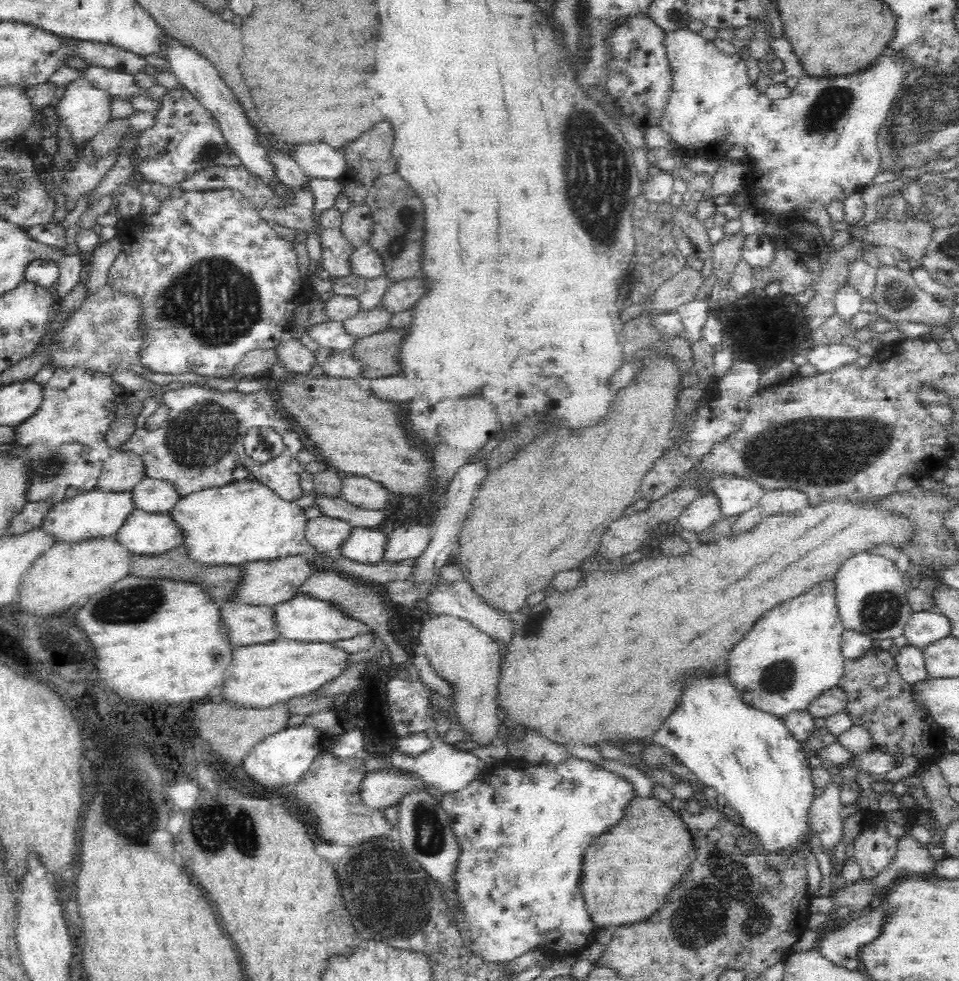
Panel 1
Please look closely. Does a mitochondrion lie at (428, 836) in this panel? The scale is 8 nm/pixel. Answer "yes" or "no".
yes

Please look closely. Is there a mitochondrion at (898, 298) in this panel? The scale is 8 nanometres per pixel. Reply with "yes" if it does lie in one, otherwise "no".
yes

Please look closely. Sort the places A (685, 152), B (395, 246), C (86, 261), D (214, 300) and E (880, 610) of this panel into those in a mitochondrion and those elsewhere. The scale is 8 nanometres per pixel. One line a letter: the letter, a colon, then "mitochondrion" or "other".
A: other
B: mitochondrion
C: other
D: mitochondrion
E: mitochondrion

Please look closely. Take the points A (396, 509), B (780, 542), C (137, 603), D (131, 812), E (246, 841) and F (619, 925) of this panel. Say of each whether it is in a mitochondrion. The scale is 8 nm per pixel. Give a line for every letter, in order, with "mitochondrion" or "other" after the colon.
A: other
B: other
C: mitochondrion
D: mitochondrion
E: mitochondrion
F: other

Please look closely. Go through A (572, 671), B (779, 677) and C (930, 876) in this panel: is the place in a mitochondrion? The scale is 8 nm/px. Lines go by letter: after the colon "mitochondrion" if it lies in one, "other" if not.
A: other
B: mitochondrion
C: other

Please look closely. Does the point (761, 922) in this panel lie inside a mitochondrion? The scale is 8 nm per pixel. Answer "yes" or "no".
yes

